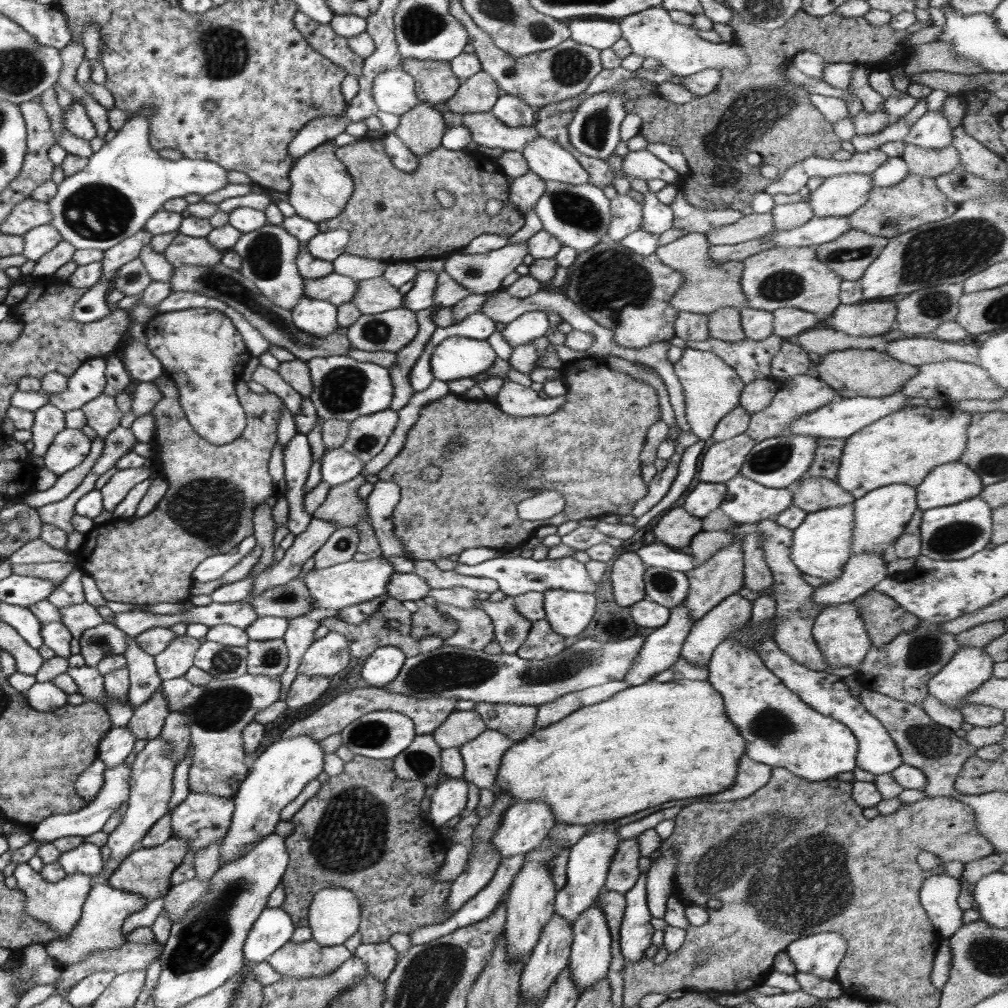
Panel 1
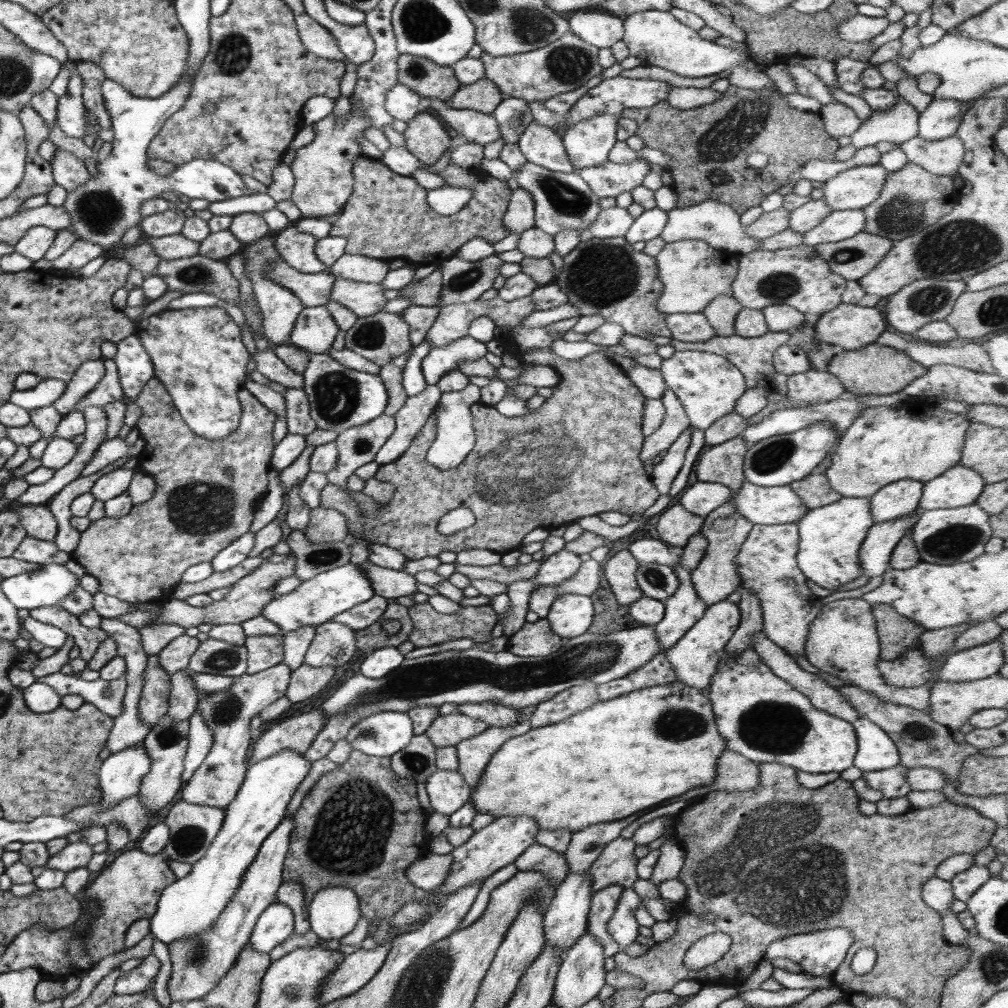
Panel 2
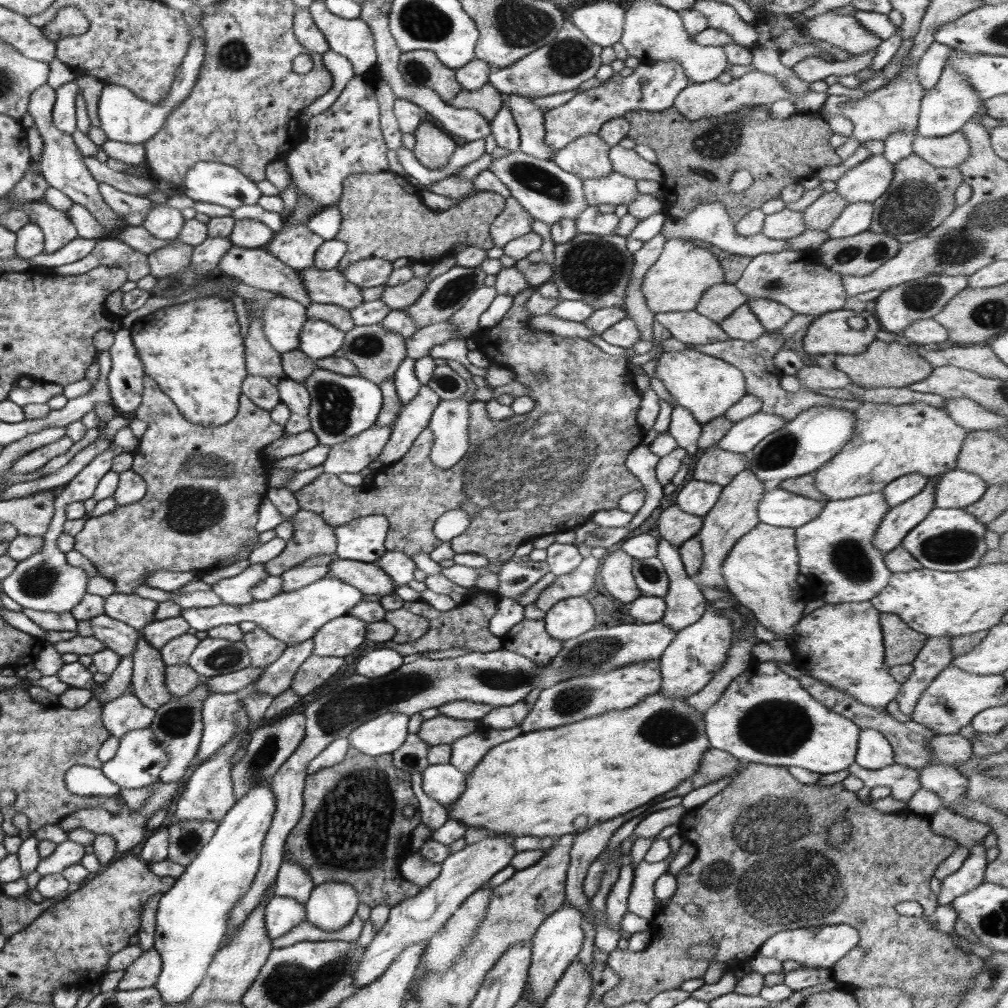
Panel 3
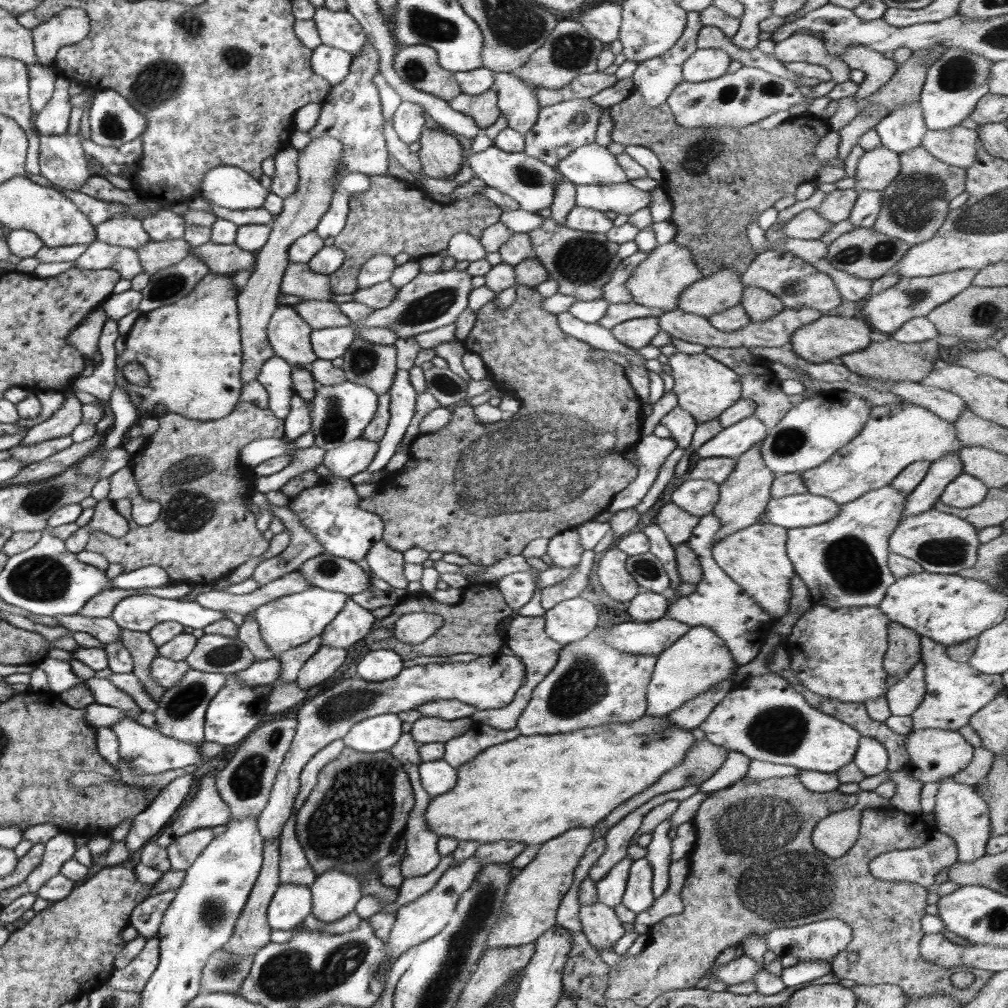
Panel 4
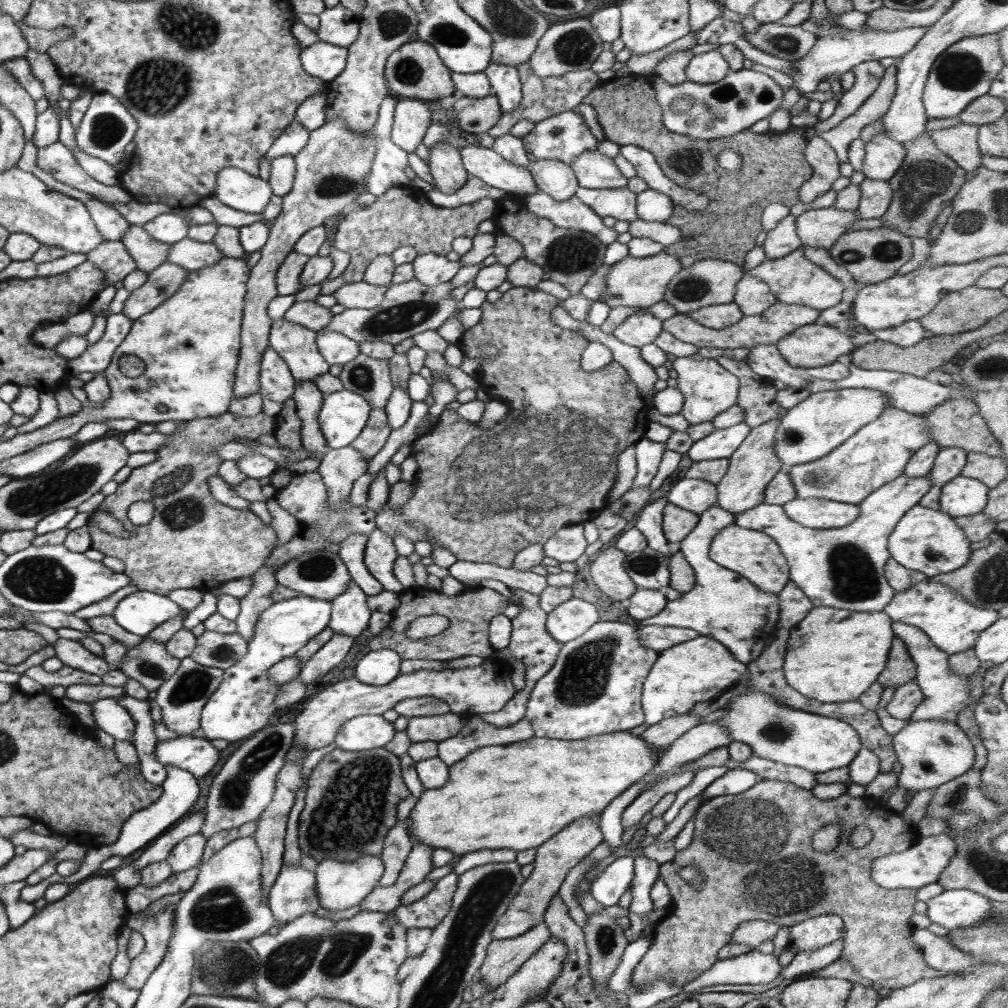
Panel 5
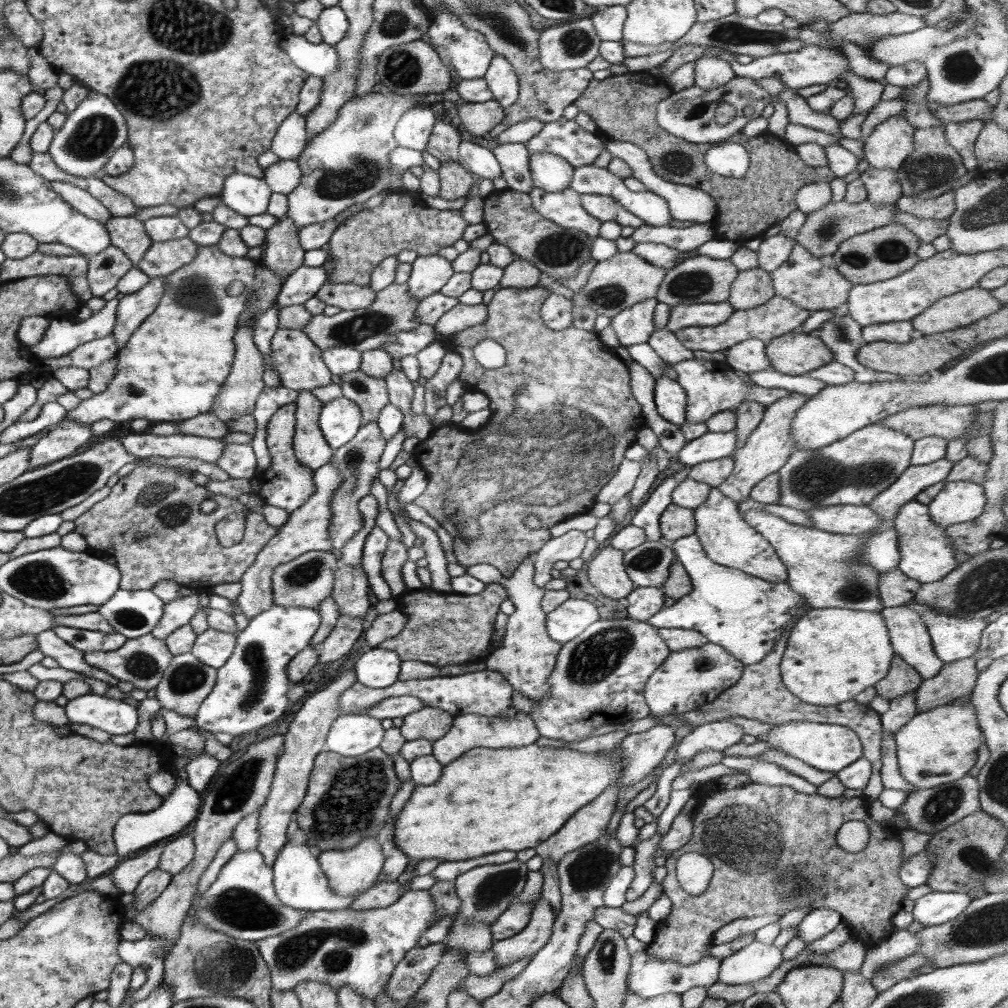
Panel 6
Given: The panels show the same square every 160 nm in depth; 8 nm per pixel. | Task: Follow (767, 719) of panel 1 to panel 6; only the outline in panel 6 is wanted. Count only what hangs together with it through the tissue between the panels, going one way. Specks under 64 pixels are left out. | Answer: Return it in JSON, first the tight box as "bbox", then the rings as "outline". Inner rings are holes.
{"bbox":[762,720,863,773],"outline":[[[793,720],[772,724],[772,726],[762,739],[764,744],[768,744],[768,750],[778,750],[780,754],[793,756],[808,766],[824,772],[837,773],[863,756],[863,747],[858,736],[847,726],[824,722],[794,722]]]}

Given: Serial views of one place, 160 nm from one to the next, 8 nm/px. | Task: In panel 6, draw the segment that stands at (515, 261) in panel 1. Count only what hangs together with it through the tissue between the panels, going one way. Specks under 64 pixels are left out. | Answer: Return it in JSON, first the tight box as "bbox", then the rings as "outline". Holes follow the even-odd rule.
{"bbox":[303,283,420,352],"outline":[[[407,283],[390,284],[376,293],[375,301],[370,306],[356,310],[341,310],[338,314],[328,316],[323,312],[312,315],[310,322],[303,331],[310,340],[321,350],[333,346],[352,347],[360,352],[380,348],[386,338],[400,331],[411,331],[420,322],[415,316],[416,307],[420,304],[419,298],[413,298],[408,292]]]}

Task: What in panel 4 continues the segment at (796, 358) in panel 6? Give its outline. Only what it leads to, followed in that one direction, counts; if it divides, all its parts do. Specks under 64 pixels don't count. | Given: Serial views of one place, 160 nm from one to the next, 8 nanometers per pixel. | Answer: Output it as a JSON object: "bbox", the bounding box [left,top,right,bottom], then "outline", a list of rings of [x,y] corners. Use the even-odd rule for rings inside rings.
{"bbox":[788,315,873,363],"outline":[[[822,315],[818,320],[796,330],[788,347],[809,363],[830,362],[843,354],[864,350],[873,341],[870,338],[871,329],[867,321],[837,315]]]}

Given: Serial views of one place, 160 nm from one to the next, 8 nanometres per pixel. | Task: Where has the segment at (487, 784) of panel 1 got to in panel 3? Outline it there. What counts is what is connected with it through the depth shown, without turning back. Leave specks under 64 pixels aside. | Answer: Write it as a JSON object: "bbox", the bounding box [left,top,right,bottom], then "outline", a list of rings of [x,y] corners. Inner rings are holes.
{"bbox":[449,725,522,775],"outline":[[[480,725],[474,732],[451,745],[452,756],[449,763],[468,775],[494,746],[517,738],[522,733],[519,726],[500,730]]]}

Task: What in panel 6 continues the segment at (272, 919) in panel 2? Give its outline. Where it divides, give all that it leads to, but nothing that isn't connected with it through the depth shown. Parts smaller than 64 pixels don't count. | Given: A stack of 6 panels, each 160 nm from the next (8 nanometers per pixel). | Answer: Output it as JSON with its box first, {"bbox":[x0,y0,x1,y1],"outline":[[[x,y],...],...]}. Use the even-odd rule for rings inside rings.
{"bbox":[273,844,354,911],"outline":[[[292,844],[282,847],[273,864],[273,886],[283,905],[301,911],[325,911],[348,909],[354,897],[343,897],[334,892],[318,859],[310,853],[308,844]]]}

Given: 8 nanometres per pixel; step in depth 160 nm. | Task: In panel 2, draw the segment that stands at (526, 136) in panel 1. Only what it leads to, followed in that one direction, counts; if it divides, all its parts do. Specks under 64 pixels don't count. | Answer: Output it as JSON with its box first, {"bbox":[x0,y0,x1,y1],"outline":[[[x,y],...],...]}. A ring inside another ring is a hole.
{"bbox":[429,97,502,145],"outline":[[[430,97],[429,100],[430,110],[440,114],[440,118],[468,142],[486,145],[502,140],[500,128],[492,115],[477,110],[455,109],[437,98]]]}

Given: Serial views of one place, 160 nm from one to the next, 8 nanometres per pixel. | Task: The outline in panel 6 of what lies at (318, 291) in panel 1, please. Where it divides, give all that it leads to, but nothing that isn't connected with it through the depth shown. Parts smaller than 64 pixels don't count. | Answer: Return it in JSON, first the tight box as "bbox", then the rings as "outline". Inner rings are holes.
{"bbox":[138,238,198,278],"outline":[[[181,238],[175,241],[152,241],[144,258],[138,262],[138,268],[150,278],[166,277],[182,266],[192,263],[198,254],[198,244],[190,238]]]}

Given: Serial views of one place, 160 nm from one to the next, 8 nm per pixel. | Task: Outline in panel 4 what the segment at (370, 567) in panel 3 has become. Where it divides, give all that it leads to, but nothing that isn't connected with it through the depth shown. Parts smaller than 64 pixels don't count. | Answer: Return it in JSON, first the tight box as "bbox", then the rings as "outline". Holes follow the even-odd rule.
{"bbox":[297,553,372,595],"outline":[[[328,553],[309,558],[297,570],[309,586],[317,586],[322,590],[351,595],[372,587],[369,574],[358,563]]]}

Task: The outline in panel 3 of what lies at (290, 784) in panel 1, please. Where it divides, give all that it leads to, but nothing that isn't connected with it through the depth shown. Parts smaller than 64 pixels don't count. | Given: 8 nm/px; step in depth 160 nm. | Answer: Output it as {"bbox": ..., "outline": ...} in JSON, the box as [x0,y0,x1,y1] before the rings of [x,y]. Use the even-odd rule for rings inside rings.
{"bbox":[153,782,275,1006],"outline":[[[263,782],[250,789],[232,805],[226,816],[218,823],[216,832],[208,844],[176,879],[172,888],[160,897],[155,914],[156,928],[153,948],[159,952],[163,962],[155,987],[165,1006],[187,1001],[206,976],[208,967],[221,947],[226,934],[231,910],[252,887],[252,881],[260,866],[261,846],[264,844],[265,834],[275,810],[271,782]]]}

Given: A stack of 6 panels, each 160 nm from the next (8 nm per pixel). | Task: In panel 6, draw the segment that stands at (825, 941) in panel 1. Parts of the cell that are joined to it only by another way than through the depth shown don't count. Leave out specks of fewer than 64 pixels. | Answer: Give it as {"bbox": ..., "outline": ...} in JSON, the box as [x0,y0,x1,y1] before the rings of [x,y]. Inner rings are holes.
{"bbox":[798,908,842,942],"outline":[[[827,908],[811,909],[798,925],[799,936],[804,942],[812,942],[832,932],[842,922],[841,914]]]}

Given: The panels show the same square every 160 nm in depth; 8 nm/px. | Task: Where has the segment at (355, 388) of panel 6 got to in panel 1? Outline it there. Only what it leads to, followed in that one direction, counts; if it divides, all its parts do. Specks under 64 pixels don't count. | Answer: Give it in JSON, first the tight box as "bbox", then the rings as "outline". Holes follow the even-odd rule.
{"bbox":[348,307,418,353],"outline":[[[400,307],[378,314],[364,314],[348,327],[350,344],[358,350],[397,353],[418,332],[416,312]]]}

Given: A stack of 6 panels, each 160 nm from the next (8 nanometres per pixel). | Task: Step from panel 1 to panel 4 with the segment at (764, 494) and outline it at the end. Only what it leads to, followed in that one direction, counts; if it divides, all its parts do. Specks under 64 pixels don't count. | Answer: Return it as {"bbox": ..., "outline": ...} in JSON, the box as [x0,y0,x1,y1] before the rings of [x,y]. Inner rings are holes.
{"bbox":[765,494,840,529],"outline":[[[790,494],[771,498],[765,508],[769,522],[785,529],[824,524],[837,517],[840,505],[817,494]]]}

